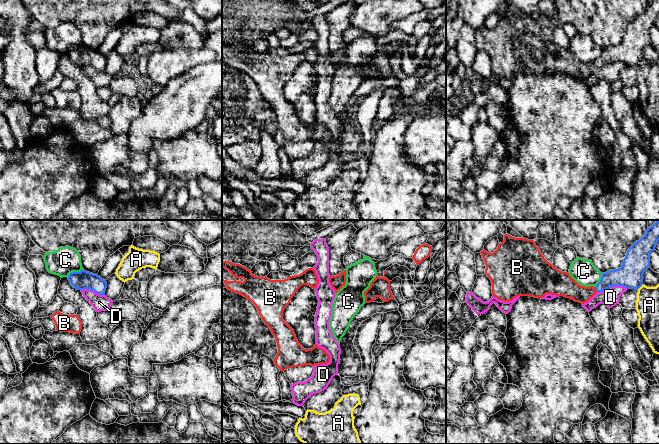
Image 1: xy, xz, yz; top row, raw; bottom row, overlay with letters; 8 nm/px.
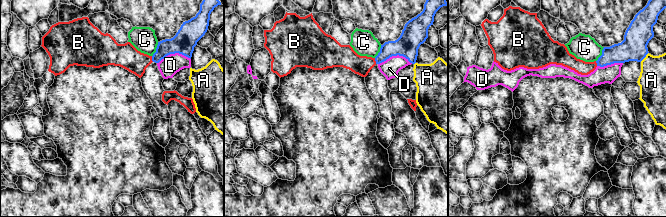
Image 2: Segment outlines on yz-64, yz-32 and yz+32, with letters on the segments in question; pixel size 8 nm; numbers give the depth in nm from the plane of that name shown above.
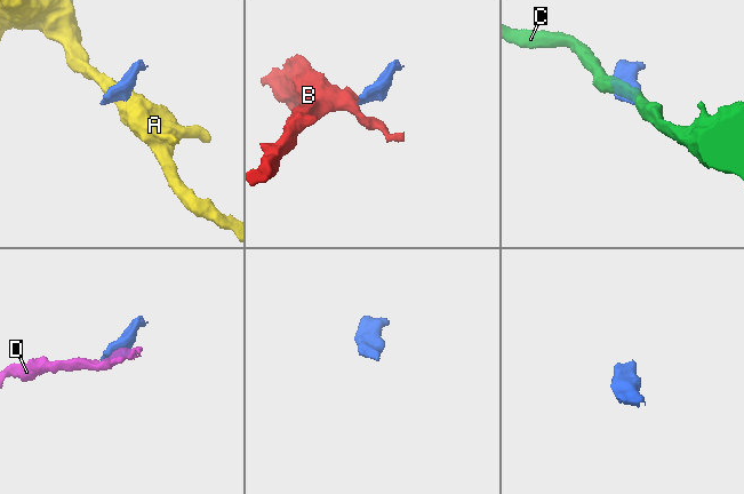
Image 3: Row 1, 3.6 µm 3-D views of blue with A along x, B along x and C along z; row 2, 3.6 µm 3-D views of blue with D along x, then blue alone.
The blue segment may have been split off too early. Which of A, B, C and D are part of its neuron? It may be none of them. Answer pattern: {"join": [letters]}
{"join": ["B"]}

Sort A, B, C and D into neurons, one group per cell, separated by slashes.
A / B / C / D

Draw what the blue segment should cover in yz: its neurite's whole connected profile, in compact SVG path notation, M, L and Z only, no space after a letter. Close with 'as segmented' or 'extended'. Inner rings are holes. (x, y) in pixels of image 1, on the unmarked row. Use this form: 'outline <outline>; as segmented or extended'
outline M653 0L648 3L645 11L628 25L621 43L602 49L601 56L595 63L581 62L569 49L555 44L544 34L534 16L515 14L505 10L504 17L498 21L493 29L488 29L484 25L480 29L486 41L485 50L492 59L492 70L501 77L509 78L517 72L543 74L546 70L552 70L584 80L597 68L602 68L613 62L638 66L643 61L644 48L650 44L650 29L655 26L658 16L659 0Z; extended

